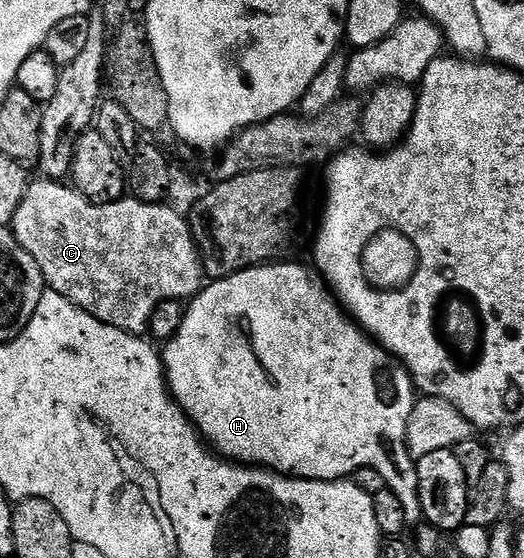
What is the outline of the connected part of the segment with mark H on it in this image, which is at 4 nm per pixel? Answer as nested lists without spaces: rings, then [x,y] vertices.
[[[281,265],[281,269],[253,269],[253,273],[241,273],[241,277],[233,277],[229,281],[210,280],[201,292],[186,304],[185,318],[179,331],[175,331],[171,340],[164,342],[163,360],[165,379],[177,406],[189,416],[190,422],[216,456],[238,465],[271,469],[274,473],[286,477],[302,477],[312,481],[339,481],[348,478],[360,468],[375,468],[383,475],[388,489],[399,495],[403,511],[407,515],[407,526],[416,527],[422,524],[417,463],[407,447],[407,419],[411,419],[415,400],[413,381],[404,367],[397,367],[389,377],[385,397],[381,394],[381,372],[385,369],[385,361],[387,362],[385,350],[356,321],[347,316],[328,284],[318,280],[315,273],[305,273],[305,269],[293,269],[293,265]]]

